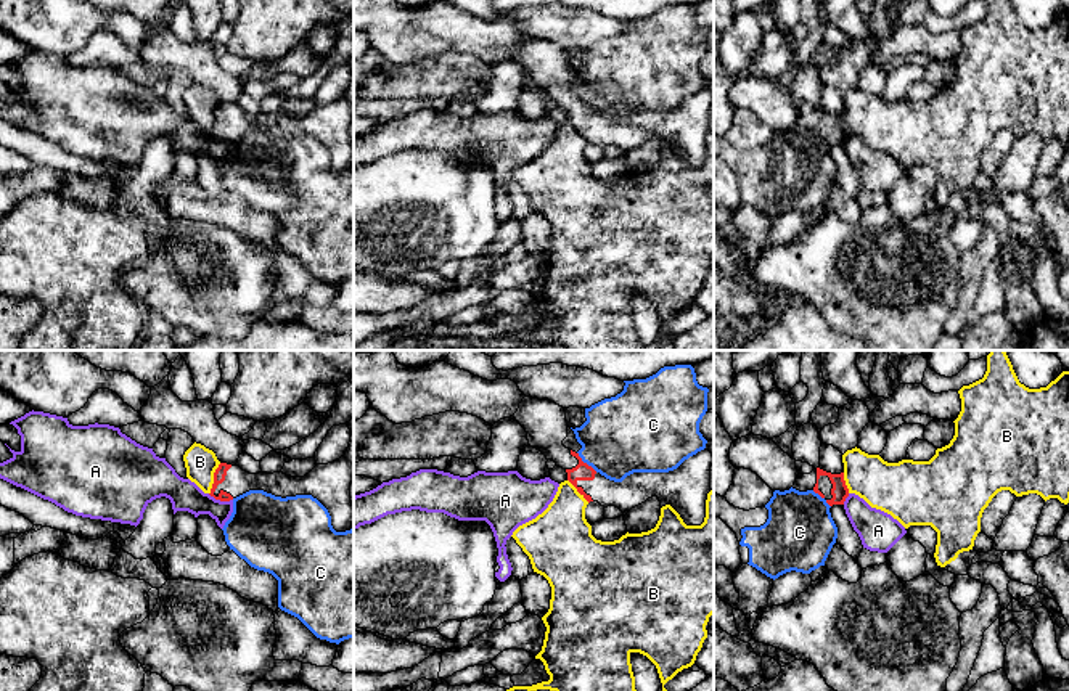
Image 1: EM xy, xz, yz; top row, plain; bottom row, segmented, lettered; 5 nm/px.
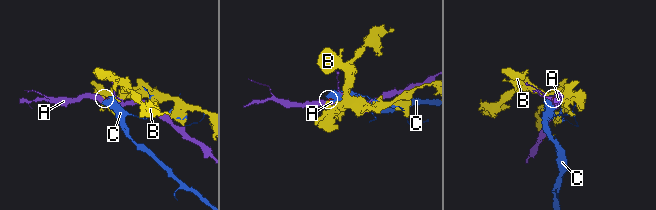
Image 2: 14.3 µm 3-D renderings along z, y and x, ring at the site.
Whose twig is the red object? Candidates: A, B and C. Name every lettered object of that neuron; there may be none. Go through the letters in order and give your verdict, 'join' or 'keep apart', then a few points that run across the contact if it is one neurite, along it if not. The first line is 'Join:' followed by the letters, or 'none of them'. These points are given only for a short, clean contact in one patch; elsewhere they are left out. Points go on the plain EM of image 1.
Join: none of them
A: keep apart; line xy (208, 134), (221, 140), (232, 140)
B: keep apart; line xy (221, 103), (214, 113), (209, 134)
C: keep apart; line xz (577, 92), (597, 111)

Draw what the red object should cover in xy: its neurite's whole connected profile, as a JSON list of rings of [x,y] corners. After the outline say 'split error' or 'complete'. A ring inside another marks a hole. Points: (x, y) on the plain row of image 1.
[[[354,56],[349,61],[350,82],[339,100],[317,104],[304,117],[291,117],[283,112],[249,114],[240,106],[220,103],[214,112],[211,137],[230,141],[249,130],[264,130],[275,137],[312,135],[330,153],[336,172],[354,169],[354,145],[350,143],[350,124],[354,122]]]; split error

